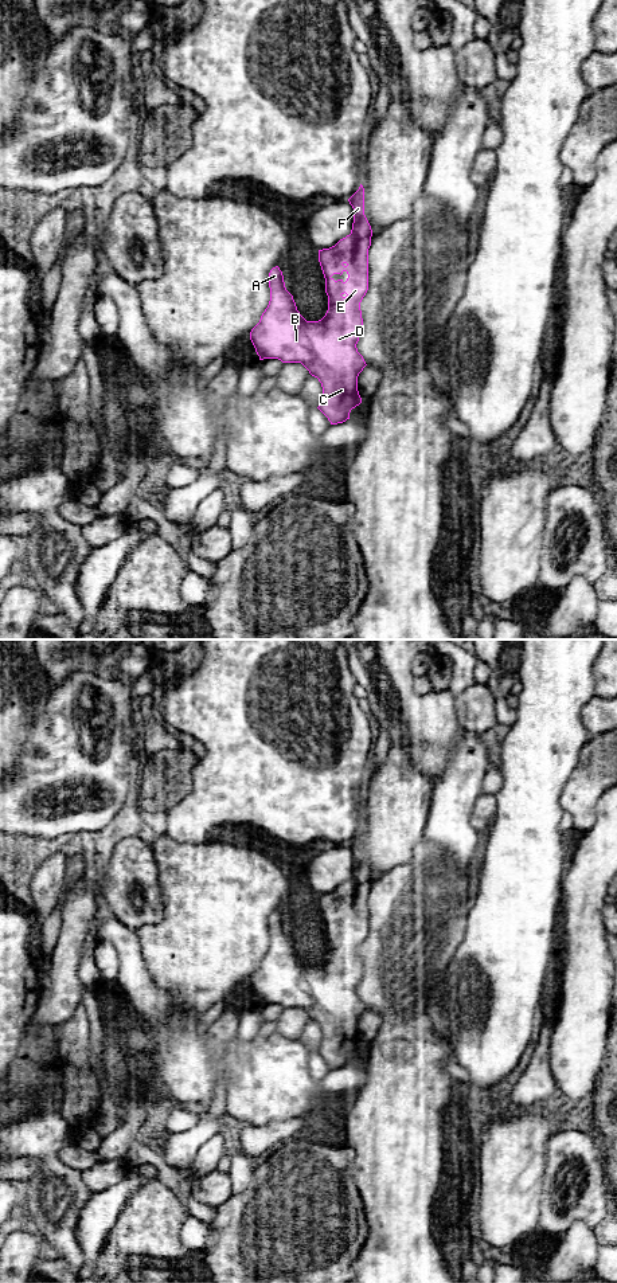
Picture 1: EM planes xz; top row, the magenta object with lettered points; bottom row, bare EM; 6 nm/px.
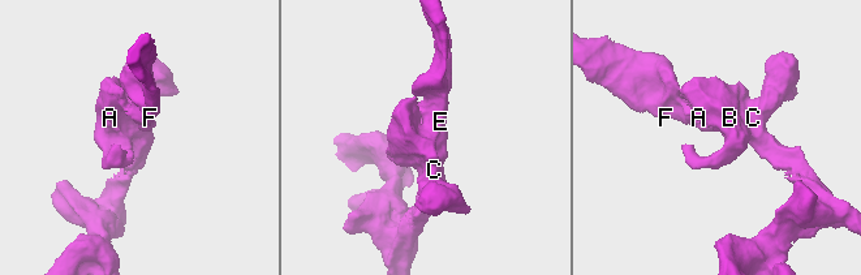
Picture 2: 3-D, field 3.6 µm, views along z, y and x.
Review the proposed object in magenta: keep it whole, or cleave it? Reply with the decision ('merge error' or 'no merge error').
no merge error

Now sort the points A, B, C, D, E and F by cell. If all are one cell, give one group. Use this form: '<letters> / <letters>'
A B C D E F

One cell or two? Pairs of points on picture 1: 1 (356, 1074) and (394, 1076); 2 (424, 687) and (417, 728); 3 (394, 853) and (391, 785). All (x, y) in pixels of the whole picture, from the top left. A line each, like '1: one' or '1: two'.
1: two
2: two
3: one

